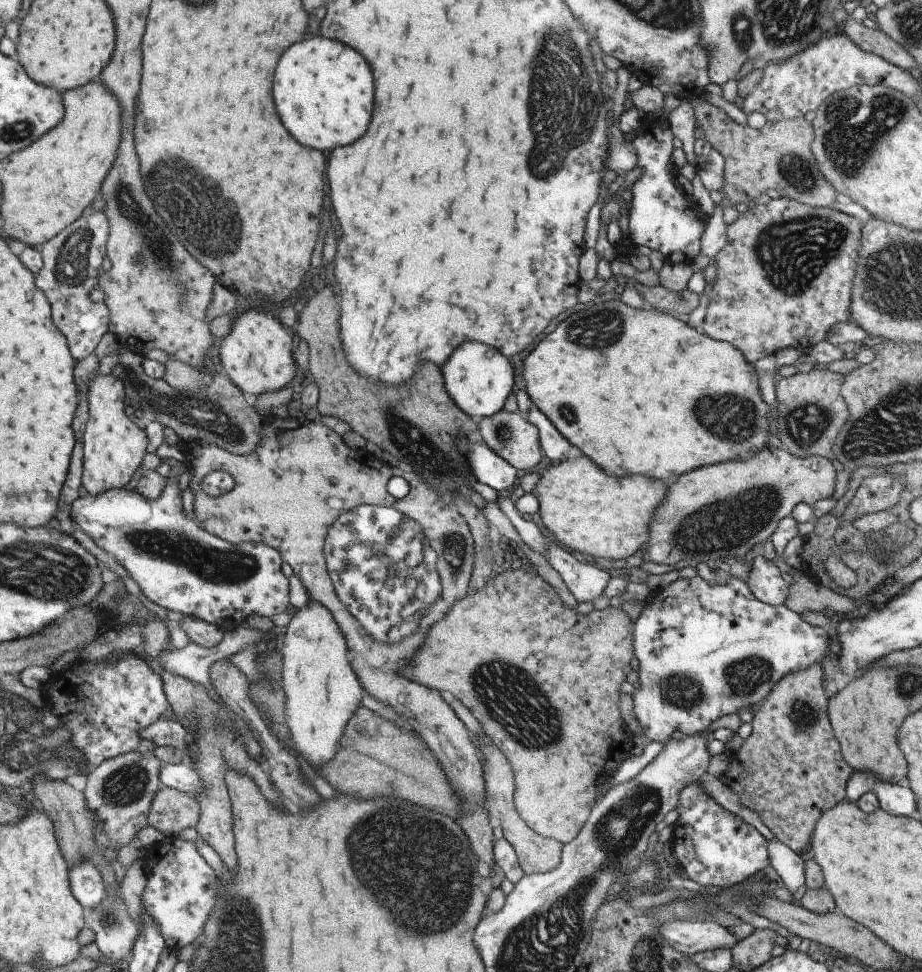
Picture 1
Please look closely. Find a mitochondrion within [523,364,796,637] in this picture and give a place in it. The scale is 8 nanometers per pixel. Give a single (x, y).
(721, 524)

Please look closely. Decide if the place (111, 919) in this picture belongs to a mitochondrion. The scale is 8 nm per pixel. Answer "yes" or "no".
yes

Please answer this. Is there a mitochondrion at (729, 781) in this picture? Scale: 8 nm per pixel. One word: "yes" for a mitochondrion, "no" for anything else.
no

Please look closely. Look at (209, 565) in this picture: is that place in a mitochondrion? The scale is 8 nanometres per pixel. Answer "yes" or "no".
yes

